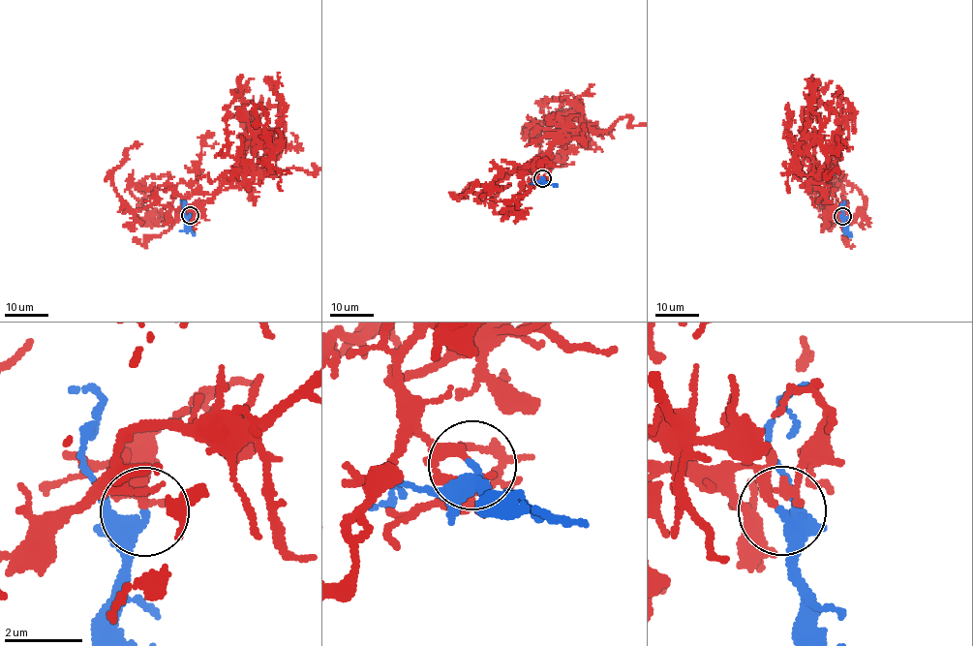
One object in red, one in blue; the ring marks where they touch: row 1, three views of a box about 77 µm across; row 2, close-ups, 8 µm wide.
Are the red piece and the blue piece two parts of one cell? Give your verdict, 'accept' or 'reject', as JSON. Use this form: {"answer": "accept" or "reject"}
{"answer": "accept"}

